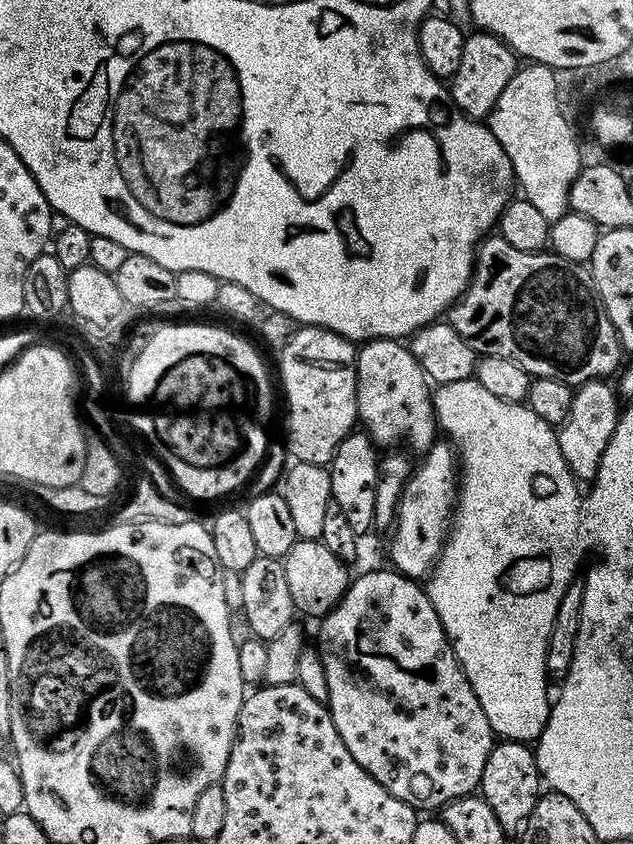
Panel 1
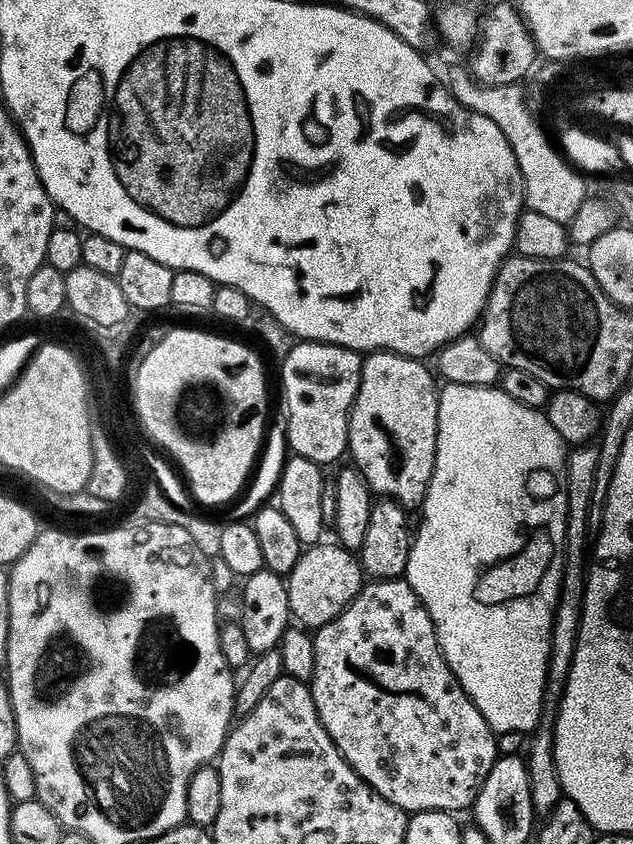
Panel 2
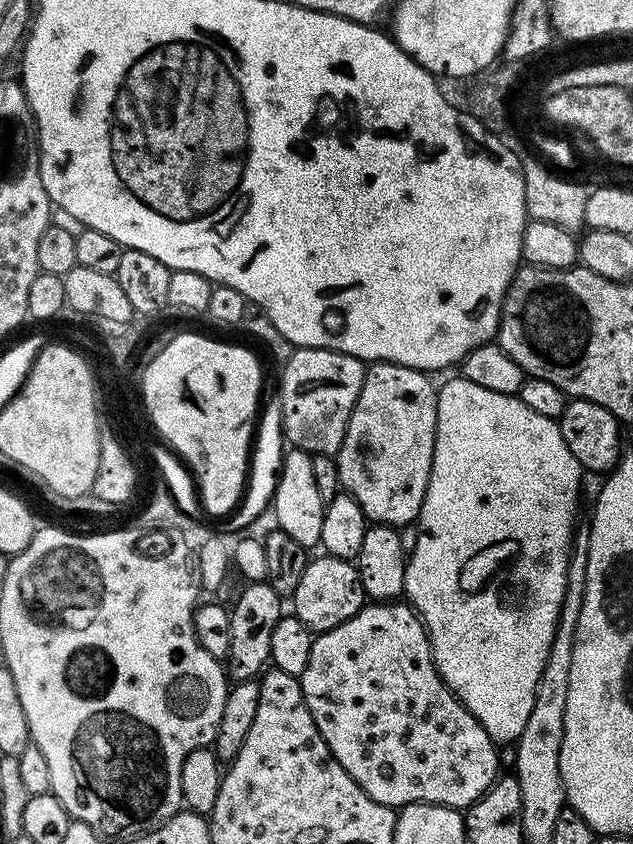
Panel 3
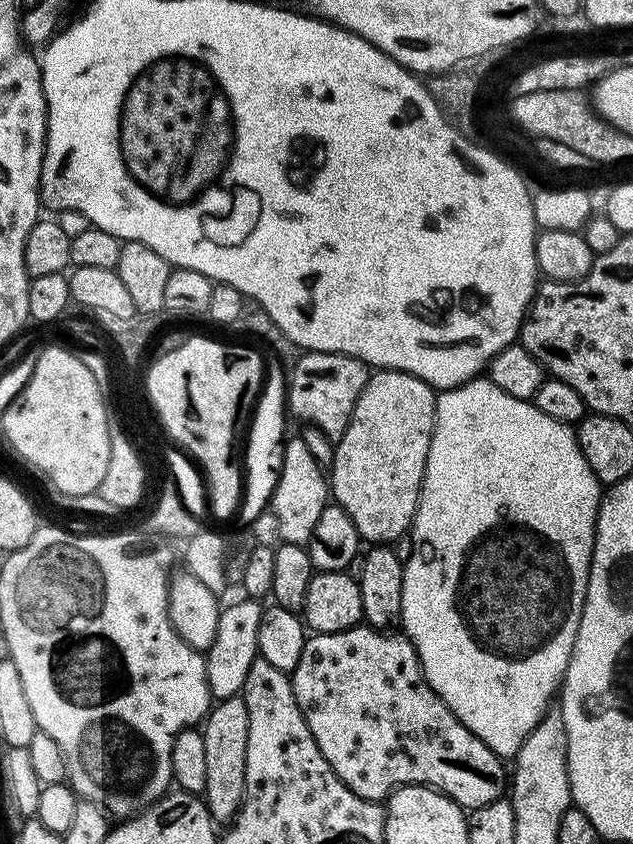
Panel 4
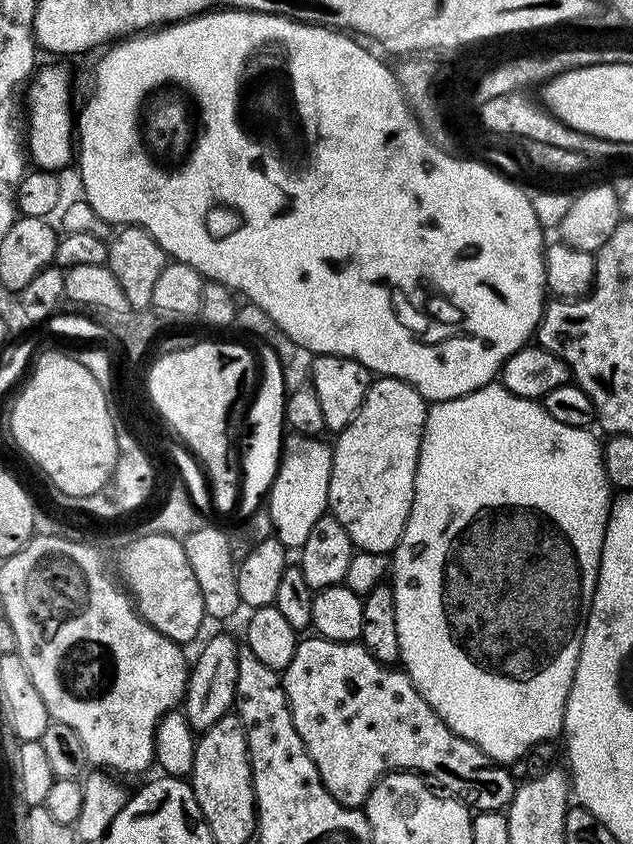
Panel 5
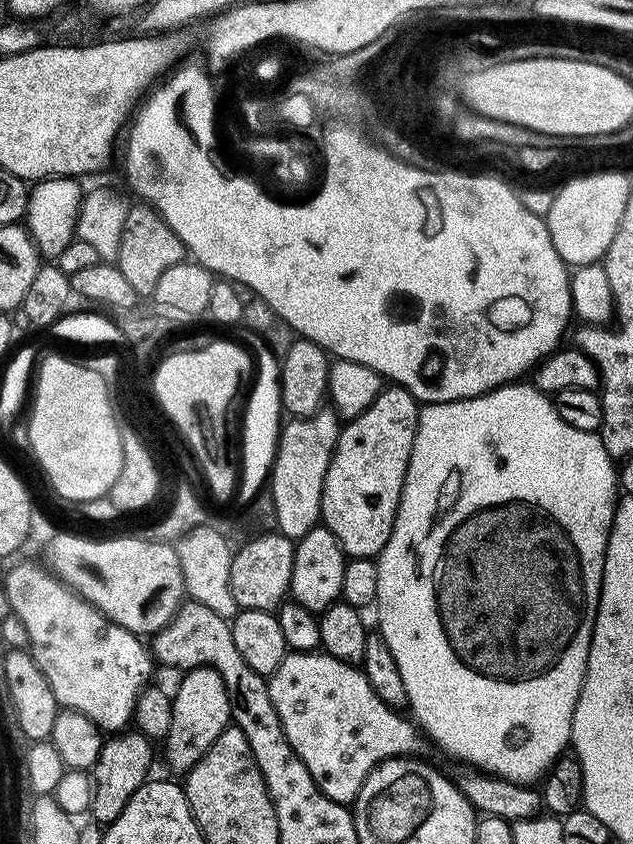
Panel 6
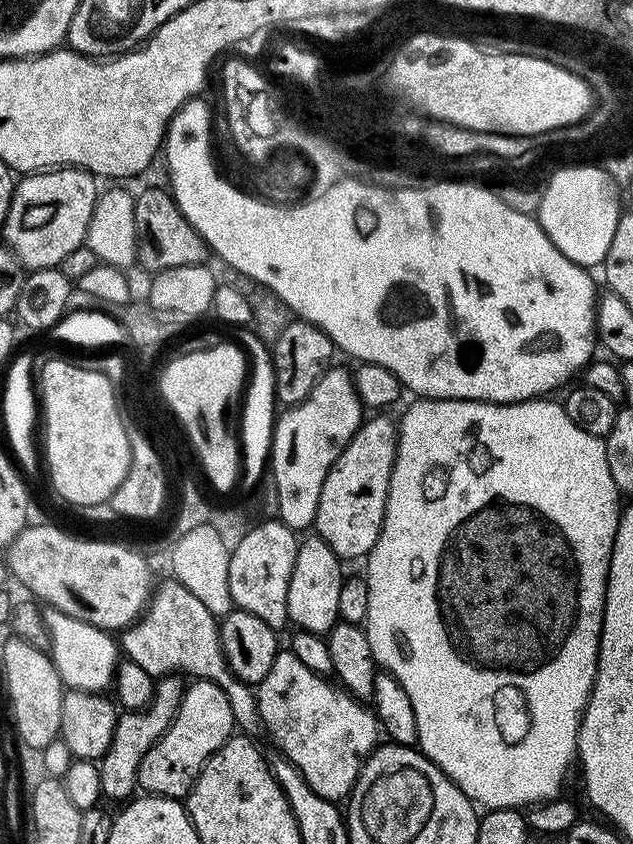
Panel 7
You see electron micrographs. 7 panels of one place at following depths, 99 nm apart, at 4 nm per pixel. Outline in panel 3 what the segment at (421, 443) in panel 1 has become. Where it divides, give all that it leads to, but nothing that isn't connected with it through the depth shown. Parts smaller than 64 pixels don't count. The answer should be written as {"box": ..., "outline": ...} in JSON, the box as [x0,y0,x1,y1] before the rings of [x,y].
{"box":[334,362,438,526],"outline":[[[376,362],[365,371],[364,385],[356,399],[346,430],[346,438],[334,459],[340,475],[340,487],[362,506],[372,524],[401,526],[419,517],[428,484],[432,480],[432,459],[438,423],[438,388],[423,372],[401,364]]]}

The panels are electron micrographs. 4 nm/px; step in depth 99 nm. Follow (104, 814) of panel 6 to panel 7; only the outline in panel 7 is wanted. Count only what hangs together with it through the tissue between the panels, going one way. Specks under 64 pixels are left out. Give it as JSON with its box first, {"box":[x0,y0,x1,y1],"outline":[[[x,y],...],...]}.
{"box":[98,674,185,802],"outline":[[[176,674],[161,676],[164,677],[159,677],[155,681],[152,700],[149,701],[147,707],[140,711],[125,711],[116,717],[114,738],[110,742],[106,754],[98,761],[102,778],[100,795],[105,801],[120,800],[119,802],[124,802],[137,791],[136,775],[138,766],[142,766],[142,758],[146,758],[146,750],[150,750],[150,746],[154,746],[158,742],[158,738],[162,738],[162,734],[166,734],[170,722],[174,722],[174,718],[178,714],[178,706],[184,697],[185,681],[180,681],[183,679]]]}

